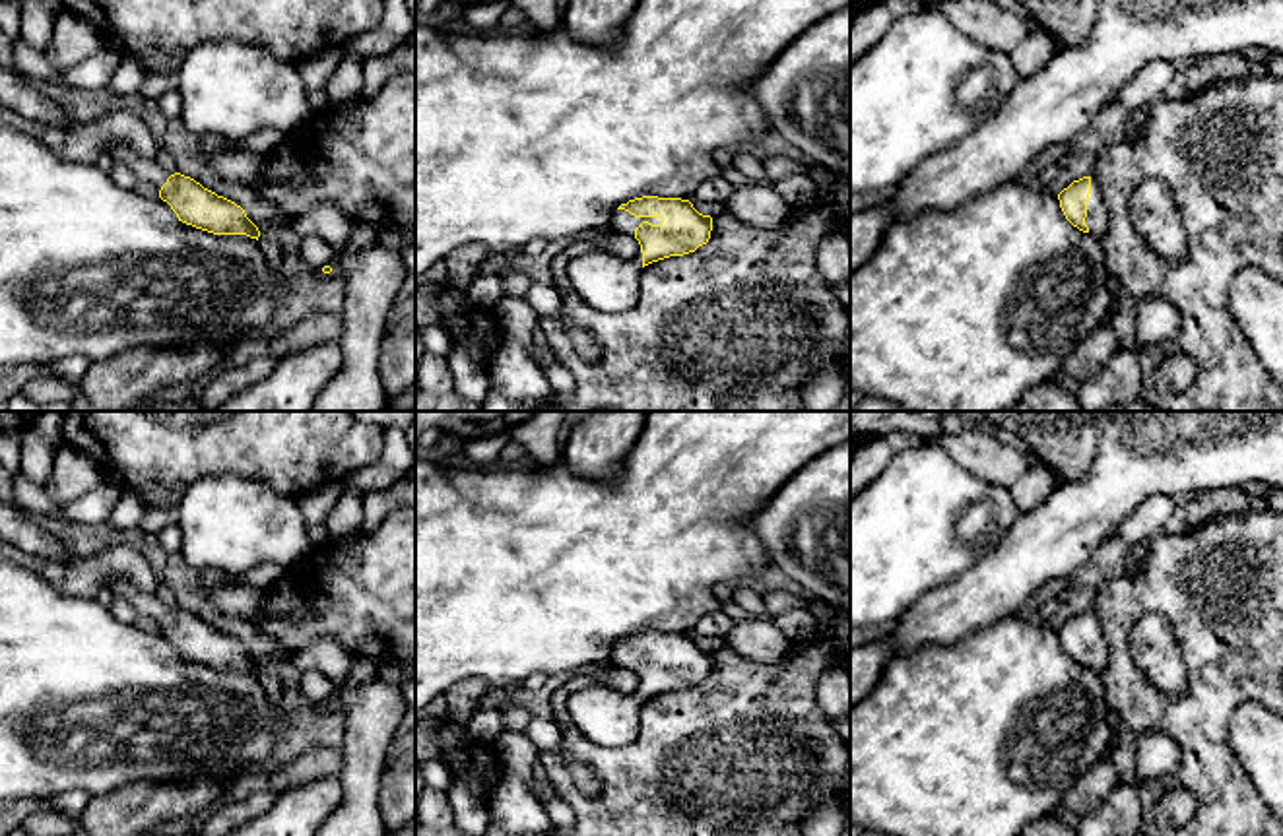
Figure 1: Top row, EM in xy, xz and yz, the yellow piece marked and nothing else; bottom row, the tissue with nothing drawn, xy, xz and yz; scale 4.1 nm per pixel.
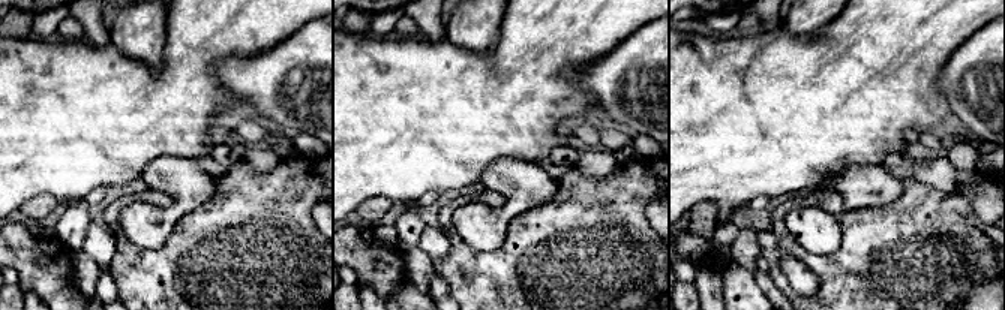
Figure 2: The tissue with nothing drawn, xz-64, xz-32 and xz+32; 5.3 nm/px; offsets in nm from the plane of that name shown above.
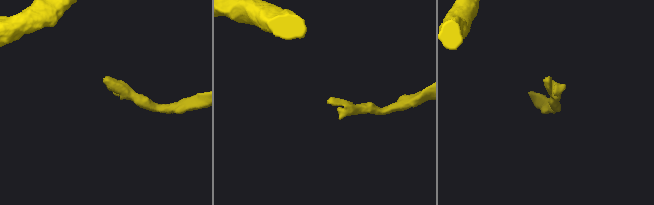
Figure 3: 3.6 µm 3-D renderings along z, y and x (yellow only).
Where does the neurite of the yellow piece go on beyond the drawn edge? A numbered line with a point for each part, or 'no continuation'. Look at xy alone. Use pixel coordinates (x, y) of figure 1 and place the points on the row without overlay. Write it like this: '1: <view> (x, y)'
1: xy (144, 604)

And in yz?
1: yz (1097, 654)

